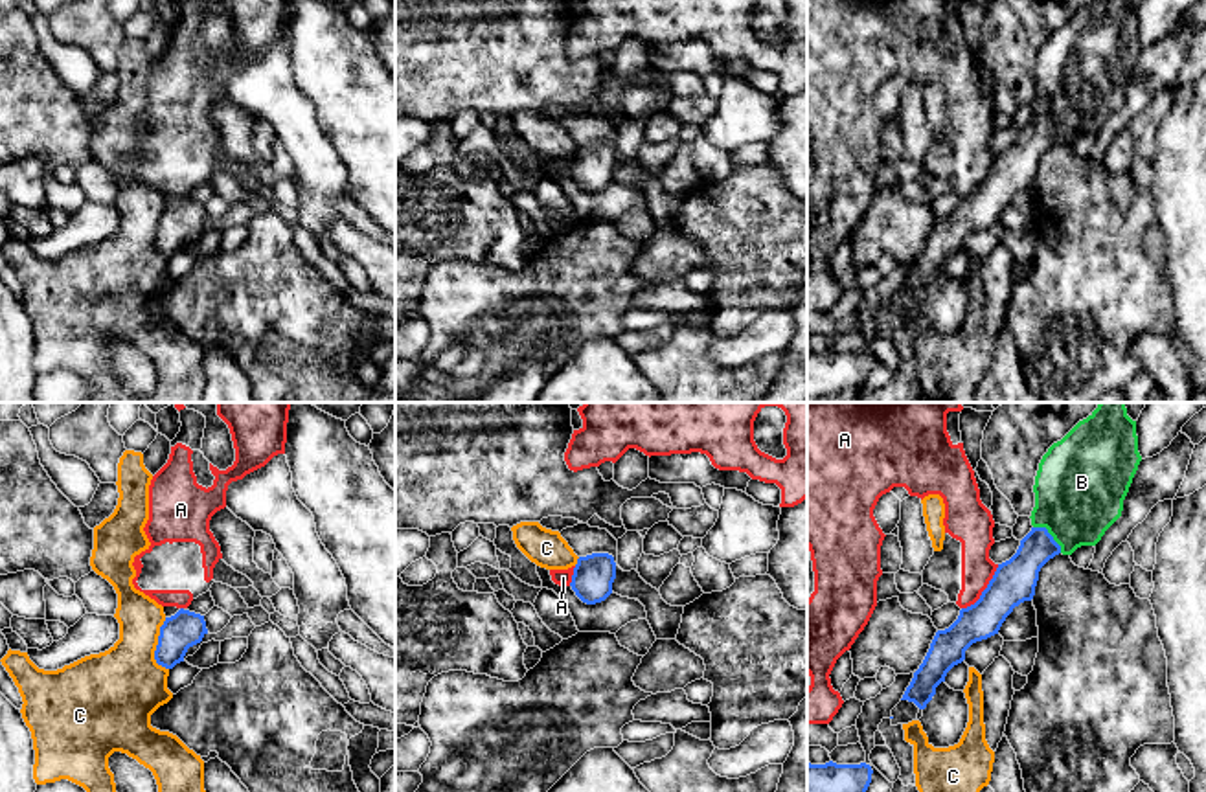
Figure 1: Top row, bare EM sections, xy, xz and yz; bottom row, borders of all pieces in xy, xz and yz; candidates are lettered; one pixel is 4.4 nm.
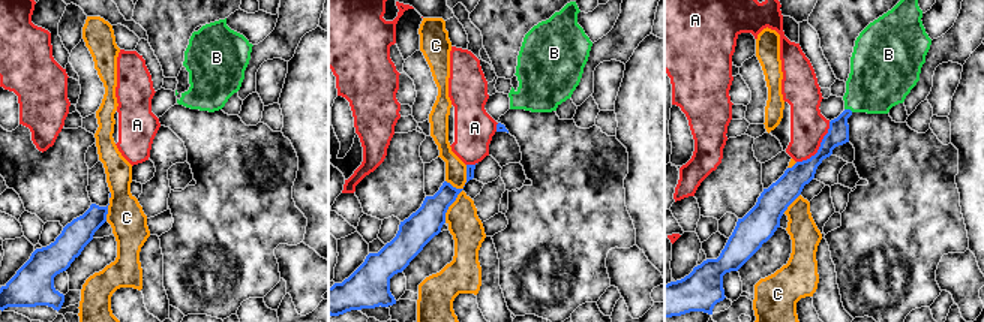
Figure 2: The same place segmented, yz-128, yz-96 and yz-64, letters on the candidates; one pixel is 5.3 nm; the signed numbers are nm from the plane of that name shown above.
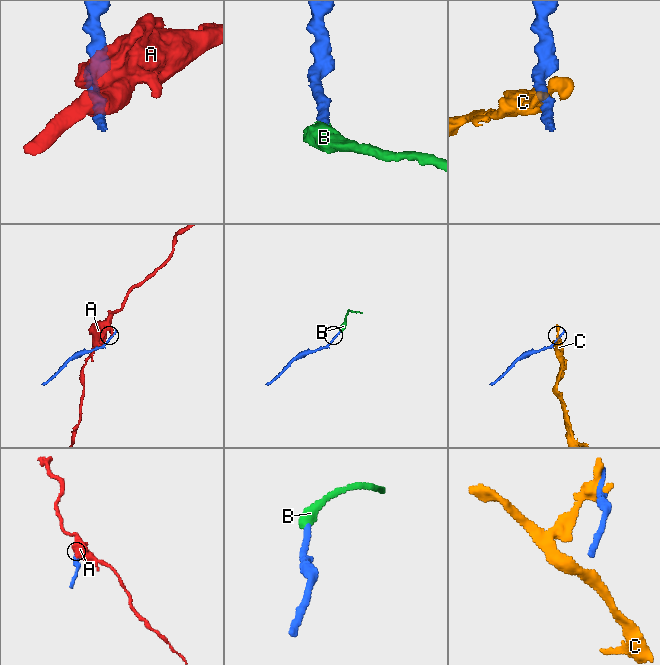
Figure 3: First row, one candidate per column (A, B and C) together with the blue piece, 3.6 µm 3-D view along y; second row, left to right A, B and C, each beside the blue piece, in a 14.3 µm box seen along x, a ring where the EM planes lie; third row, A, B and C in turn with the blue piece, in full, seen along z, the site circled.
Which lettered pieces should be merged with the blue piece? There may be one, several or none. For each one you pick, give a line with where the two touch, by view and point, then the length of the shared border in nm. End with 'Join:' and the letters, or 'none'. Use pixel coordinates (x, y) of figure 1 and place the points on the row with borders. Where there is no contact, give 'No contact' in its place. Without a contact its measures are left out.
B: Touches blue at yz (1050, 535). Shared border 170 nm
Join: B

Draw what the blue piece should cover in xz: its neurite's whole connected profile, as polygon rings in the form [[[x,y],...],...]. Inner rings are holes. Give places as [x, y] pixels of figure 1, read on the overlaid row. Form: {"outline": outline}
{"outline": [[[592,553],[577,559],[570,586],[583,603],[596,605],[612,594],[614,579],[614,557],[609,553]]]}

